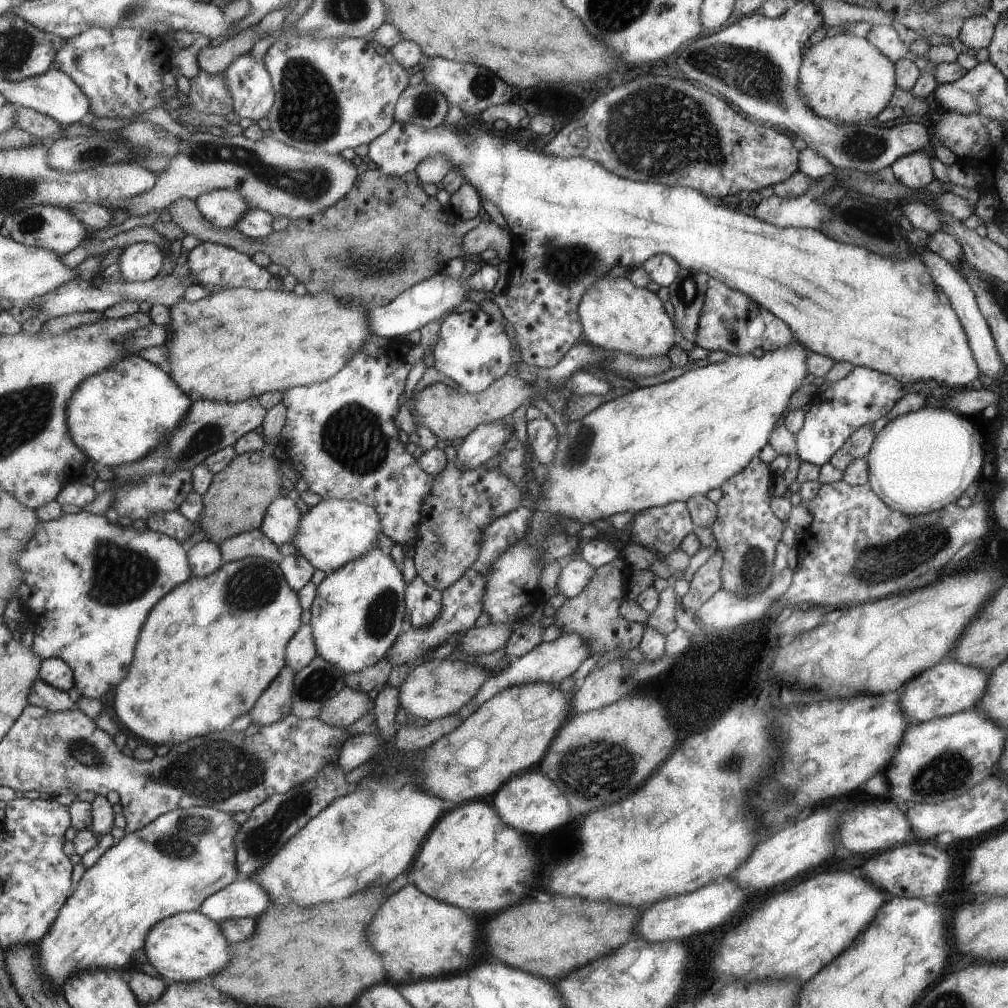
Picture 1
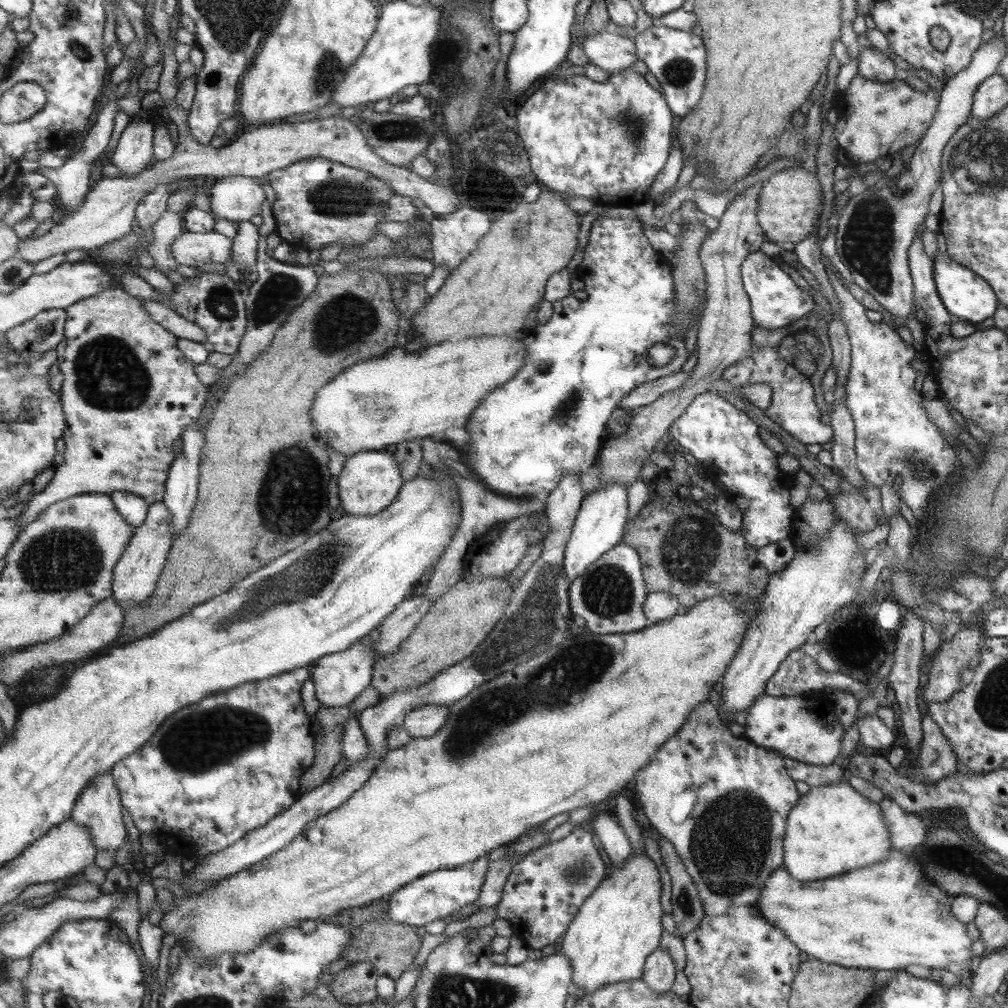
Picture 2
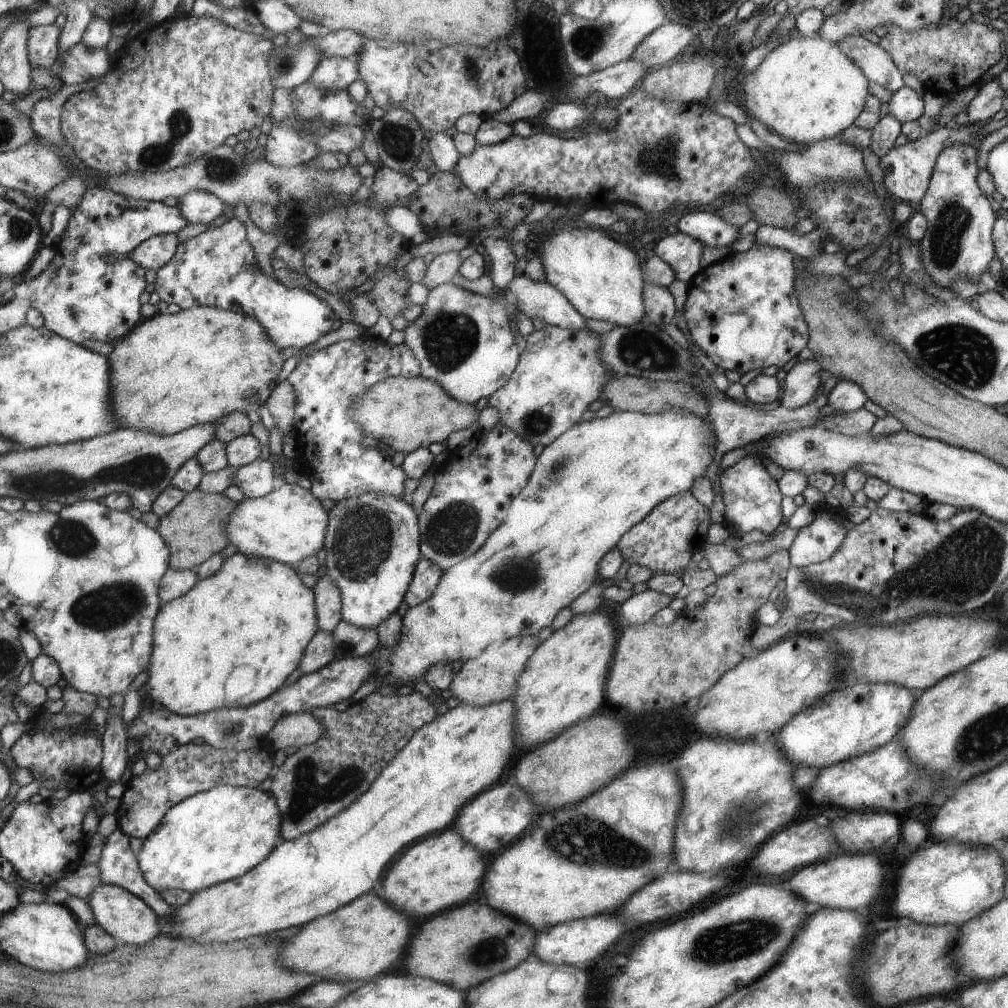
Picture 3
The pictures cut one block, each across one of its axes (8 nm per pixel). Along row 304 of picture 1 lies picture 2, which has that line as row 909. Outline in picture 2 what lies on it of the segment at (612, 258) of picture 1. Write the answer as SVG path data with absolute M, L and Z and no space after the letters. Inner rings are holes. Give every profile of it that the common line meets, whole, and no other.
M575 826L564 838L527 852L511 867L499 902L494 906L496 918L506 920L512 933L524 939L529 949L539 950L568 930L584 900L605 878L605 862L591 834ZM891 850L888 854L885 860L879 860L869 868L851 870L833 878L805 884L791 880L790 873L781 866L765 881L757 908L808 958L827 964L893 972L906 970L909 964L915 964L925 969L951 969L963 975L968 974L972 940L965 931L965 924L953 916L951 896L921 872L920 864L907 852Z

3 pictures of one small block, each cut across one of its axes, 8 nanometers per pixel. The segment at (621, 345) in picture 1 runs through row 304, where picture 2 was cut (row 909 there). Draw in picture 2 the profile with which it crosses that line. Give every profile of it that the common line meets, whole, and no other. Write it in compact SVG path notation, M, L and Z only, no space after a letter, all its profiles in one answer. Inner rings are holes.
M637 851L630 852L630 857L623 863L623 866L613 867L613 870L609 872L608 878L605 878L593 892L584 900L584 904L576 912L575 918L569 923L568 931L565 932L565 936L562 936L562 940L559 942L558 951L569 957L572 964L572 984L573 988L579 987L583 990L583 995L596 991L599 987L603 987L605 983L616 983L621 981L637 980L641 978L644 972L644 962L649 955L655 951L655 948L659 946L659 936L661 936L661 906L659 906L659 896L661 896L661 880L659 880L659 874L657 874L657 866L647 857L645 853L638 853Z

